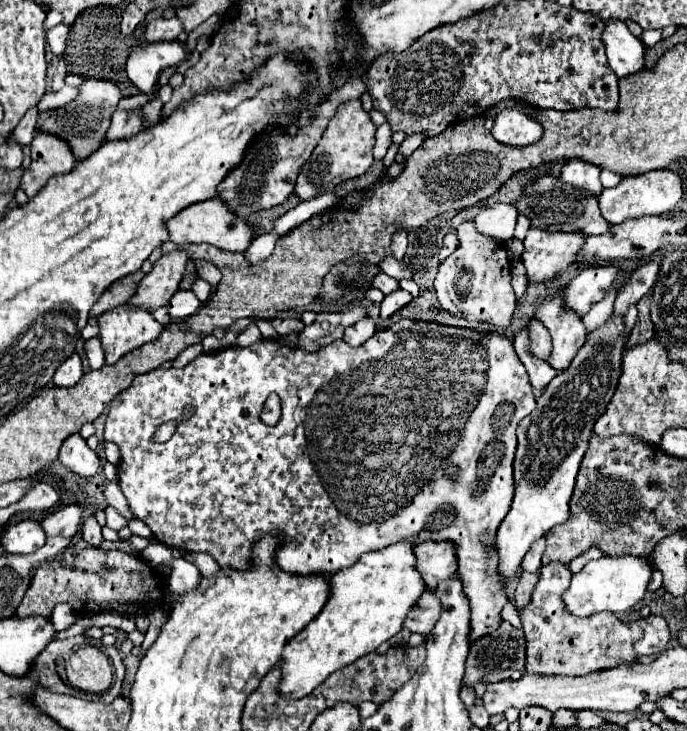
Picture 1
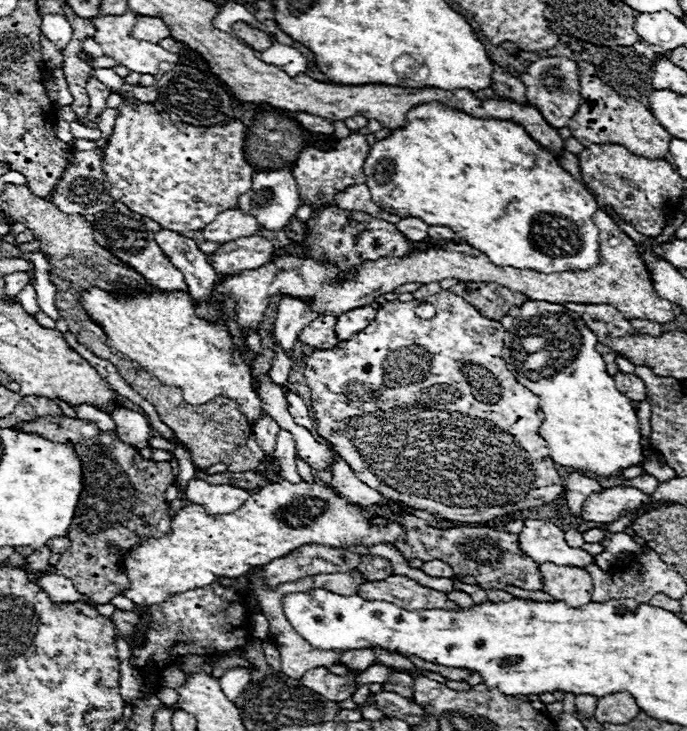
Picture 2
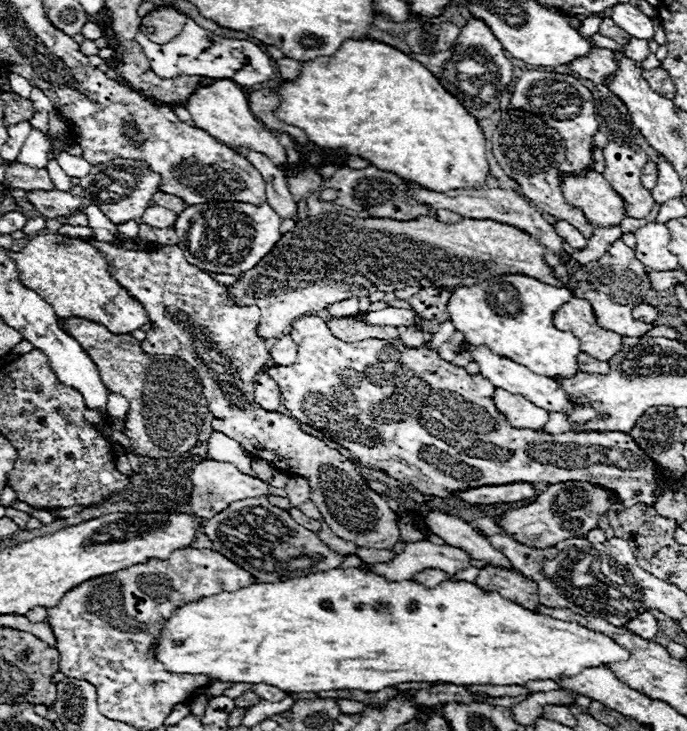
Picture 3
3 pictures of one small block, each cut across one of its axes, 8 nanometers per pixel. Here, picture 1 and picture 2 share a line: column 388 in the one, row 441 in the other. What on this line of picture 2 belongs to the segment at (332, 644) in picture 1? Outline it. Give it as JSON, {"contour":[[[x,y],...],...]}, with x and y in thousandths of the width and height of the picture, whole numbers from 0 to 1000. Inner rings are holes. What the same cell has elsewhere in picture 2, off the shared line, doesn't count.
{"contour":[[[769,410],[757,419],[757,430],[748,435],[745,449],[737,451],[731,487],[742,509],[751,514],[766,514],[754,517],[754,523],[786,542],[792,577],[783,585],[783,594],[798,605],[803,629],[815,637],[838,640],[853,648],[900,651],[908,640],[929,637],[934,629],[932,580],[920,550],[900,536],[891,514],[882,509],[882,498],[868,479],[868,471],[868,457],[838,427],[830,427],[818,416],[789,416]]]}

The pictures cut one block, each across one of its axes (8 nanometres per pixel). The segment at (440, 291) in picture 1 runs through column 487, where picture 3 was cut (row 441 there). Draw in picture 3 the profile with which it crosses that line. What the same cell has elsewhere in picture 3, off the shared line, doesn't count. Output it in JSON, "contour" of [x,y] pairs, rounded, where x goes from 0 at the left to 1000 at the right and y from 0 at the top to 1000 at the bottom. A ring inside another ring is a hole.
{"contour":[[[131,328],[131,334],[137,334],[137,339],[143,339],[143,345],[148,345],[157,358],[163,358],[160,375],[218,427],[218,446],[224,451],[213,454],[213,465],[204,468],[207,479],[215,484],[259,487],[271,492],[282,506],[288,506],[288,514],[294,520],[294,539],[300,542],[303,564],[311,569],[309,585],[314,591],[323,591],[332,599],[344,602],[367,627],[387,629],[410,646],[445,654],[451,662],[451,684],[463,692],[472,714],[486,722],[486,728],[492,728],[498,739],[550,752],[568,752],[576,741],[582,741],[579,703],[565,695],[562,684],[553,676],[541,673],[533,665],[530,654],[507,627],[501,627],[492,616],[475,610],[469,602],[445,594],[431,572],[405,564],[387,564],[370,550],[370,514],[393,490],[387,468],[373,460],[373,446],[378,438],[378,424],[373,419],[349,421],[341,413],[329,410],[323,405],[329,391],[311,386],[300,372],[274,361],[259,337],[233,337],[230,345],[195,345],[175,337],[148,334],[143,328]]]}

